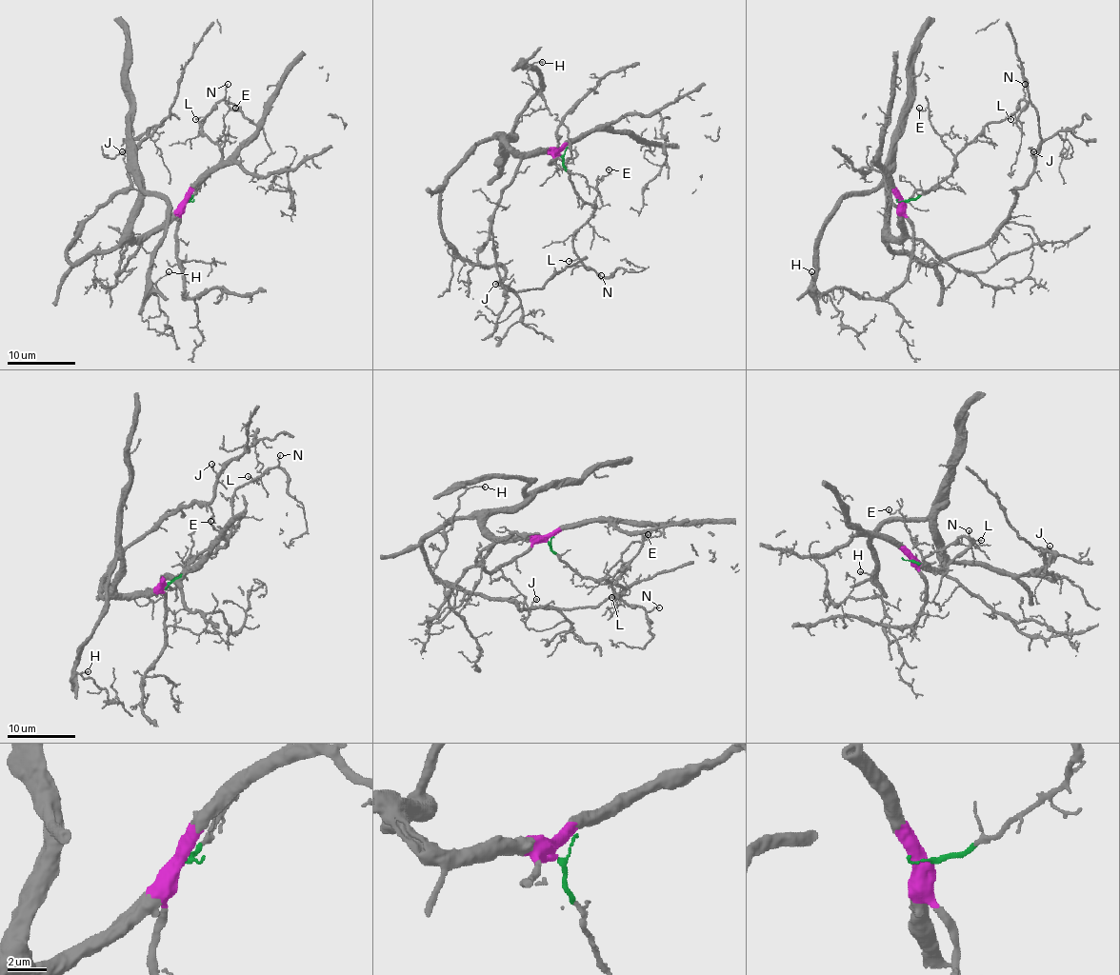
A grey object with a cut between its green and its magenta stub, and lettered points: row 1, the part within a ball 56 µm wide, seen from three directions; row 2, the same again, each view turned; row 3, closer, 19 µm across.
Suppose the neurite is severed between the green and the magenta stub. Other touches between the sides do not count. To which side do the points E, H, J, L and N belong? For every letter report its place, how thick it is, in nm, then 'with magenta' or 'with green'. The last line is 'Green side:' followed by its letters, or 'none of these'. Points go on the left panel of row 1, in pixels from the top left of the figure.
E: (235, 108) | 140 nm | with green
H: (169, 271) | 160 nm | with magenta
J: (122, 151) | 130 nm | with magenta
L: (195, 119) | 130 nm | with green
N: (228, 84) | 120 nm | with green
Green side: E, L, N

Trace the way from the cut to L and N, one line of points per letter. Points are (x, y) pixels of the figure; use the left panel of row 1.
L: (189, 201), (223, 155), (202, 129), (200, 122), (204, 117), (195, 119)
N: (189, 201), (223, 155), (202, 129), (200, 122), (226, 95), (228, 85)

